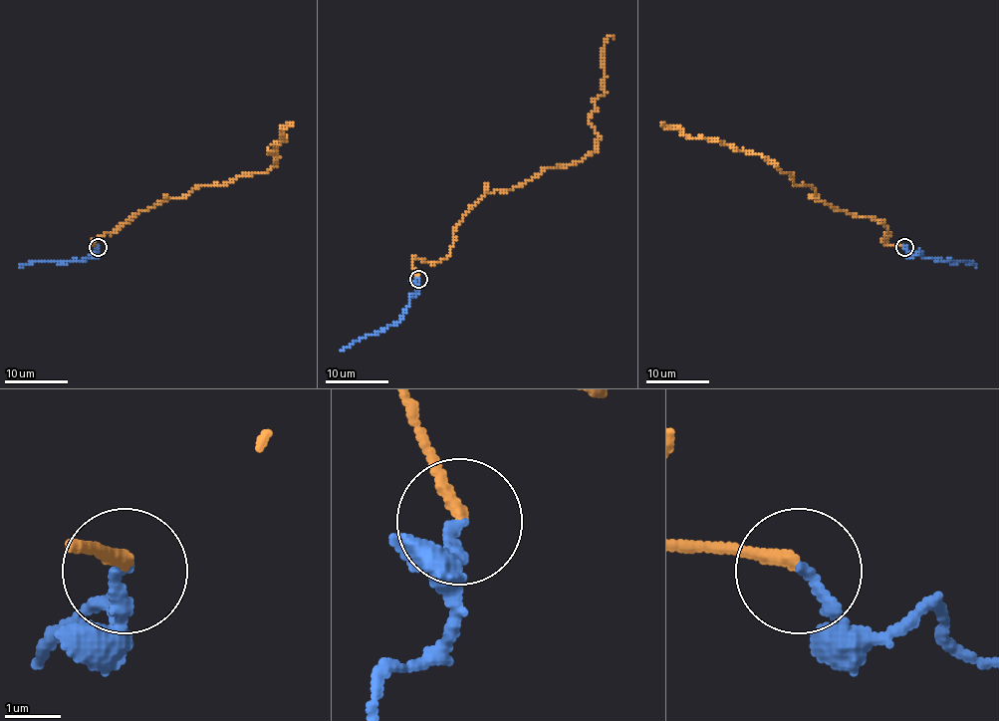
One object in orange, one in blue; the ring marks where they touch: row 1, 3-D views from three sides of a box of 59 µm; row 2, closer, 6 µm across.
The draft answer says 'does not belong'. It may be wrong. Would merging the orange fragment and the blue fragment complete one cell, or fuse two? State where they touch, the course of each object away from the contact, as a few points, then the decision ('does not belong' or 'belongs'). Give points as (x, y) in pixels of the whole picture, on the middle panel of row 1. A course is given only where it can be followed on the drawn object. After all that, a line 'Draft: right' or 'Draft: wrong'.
at (418, 279); orange runs (418, 279), (411, 261), (449, 255), (454, 228), (485, 194), (594, 149), (590, 119), (615, 37); blue runs (418, 279), (418, 291), (408, 299), (402, 317), (341, 351); belongs
Draft: wrong

